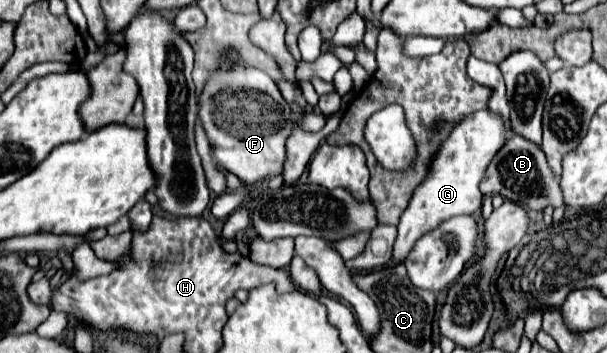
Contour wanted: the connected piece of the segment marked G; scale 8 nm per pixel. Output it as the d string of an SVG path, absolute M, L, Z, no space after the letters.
M488 109L476 111L468 117L464 117L442 141L438 155L432 157L430 169L424 177L424 181L414 189L412 199L406 207L406 211L400 217L398 223L398 239L394 245L394 263L404 261L404 257L410 253L414 241L428 233L430 229L436 229L442 221L454 215L472 215L482 209L482 193L478 189L480 179L484 177L484 171L492 157L500 151L500 147L510 137L510 127Z

